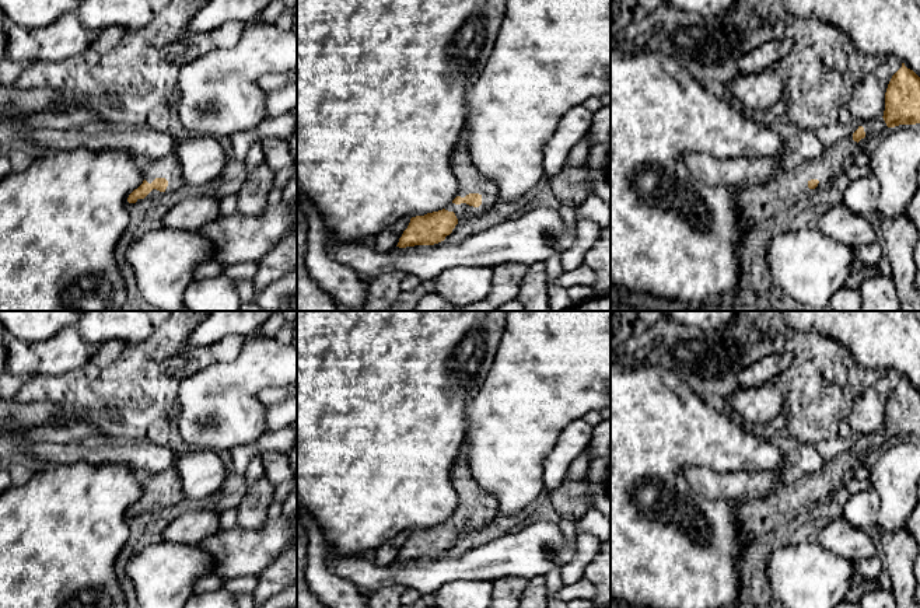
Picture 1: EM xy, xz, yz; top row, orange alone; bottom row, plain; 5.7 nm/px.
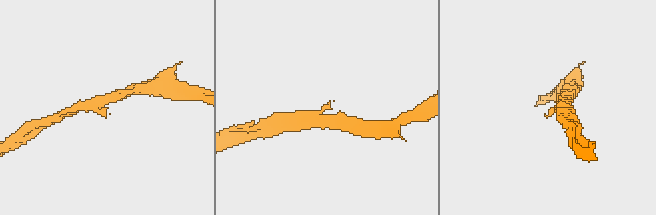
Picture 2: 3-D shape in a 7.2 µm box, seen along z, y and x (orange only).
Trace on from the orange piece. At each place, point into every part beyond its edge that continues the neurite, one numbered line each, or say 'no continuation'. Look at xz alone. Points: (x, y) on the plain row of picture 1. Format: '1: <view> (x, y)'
1: xz (469, 492)

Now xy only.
1: xy (168, 481)

